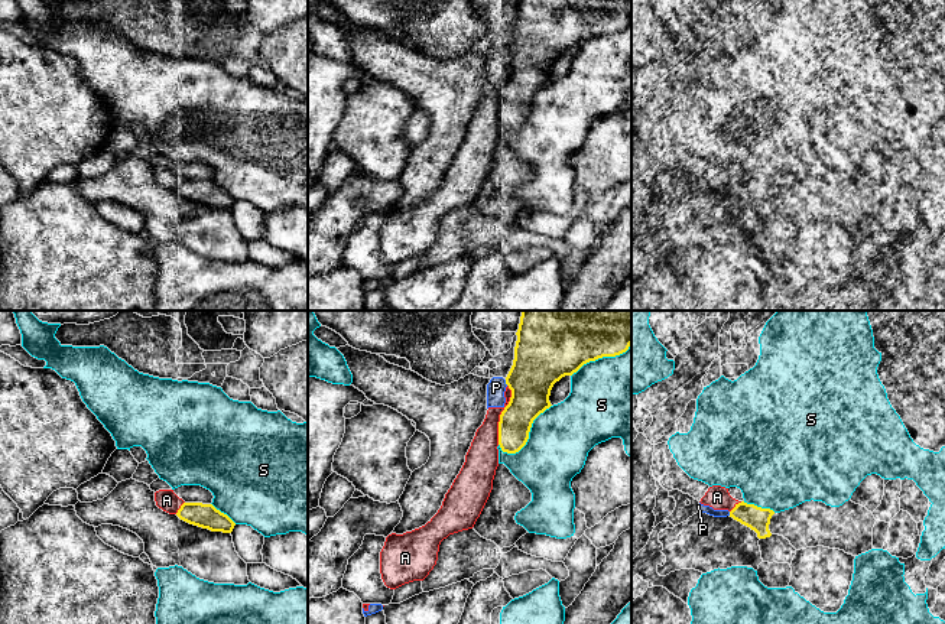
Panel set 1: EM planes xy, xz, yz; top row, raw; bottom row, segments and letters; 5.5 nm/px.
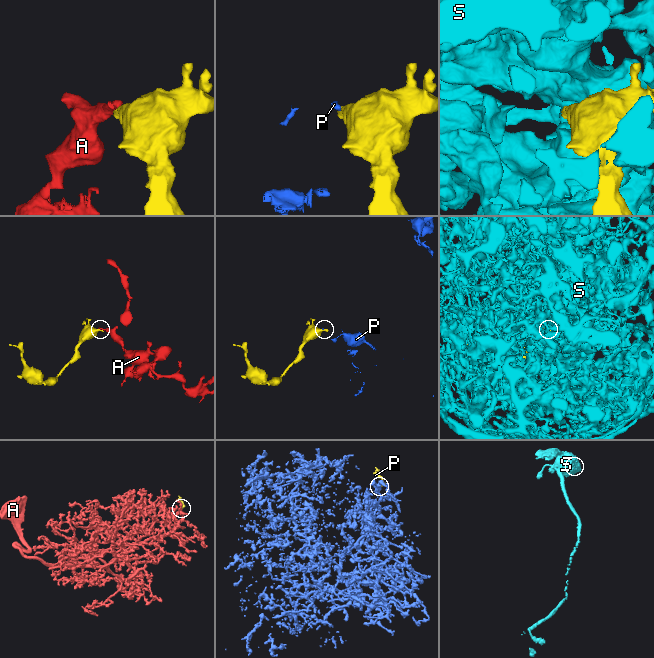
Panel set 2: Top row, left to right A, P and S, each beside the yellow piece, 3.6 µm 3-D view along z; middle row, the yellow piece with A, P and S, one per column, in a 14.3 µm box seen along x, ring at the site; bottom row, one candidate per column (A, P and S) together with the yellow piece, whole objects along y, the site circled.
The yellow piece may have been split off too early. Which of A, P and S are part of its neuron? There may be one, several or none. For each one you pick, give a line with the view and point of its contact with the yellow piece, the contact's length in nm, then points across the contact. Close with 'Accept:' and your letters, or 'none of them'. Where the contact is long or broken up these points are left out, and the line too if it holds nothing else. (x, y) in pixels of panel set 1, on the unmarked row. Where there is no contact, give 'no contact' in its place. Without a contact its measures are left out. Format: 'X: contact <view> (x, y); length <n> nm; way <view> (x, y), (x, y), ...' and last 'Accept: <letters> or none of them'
Accept: none of them

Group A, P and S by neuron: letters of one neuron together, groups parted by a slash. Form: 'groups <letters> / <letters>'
groups A P / S

